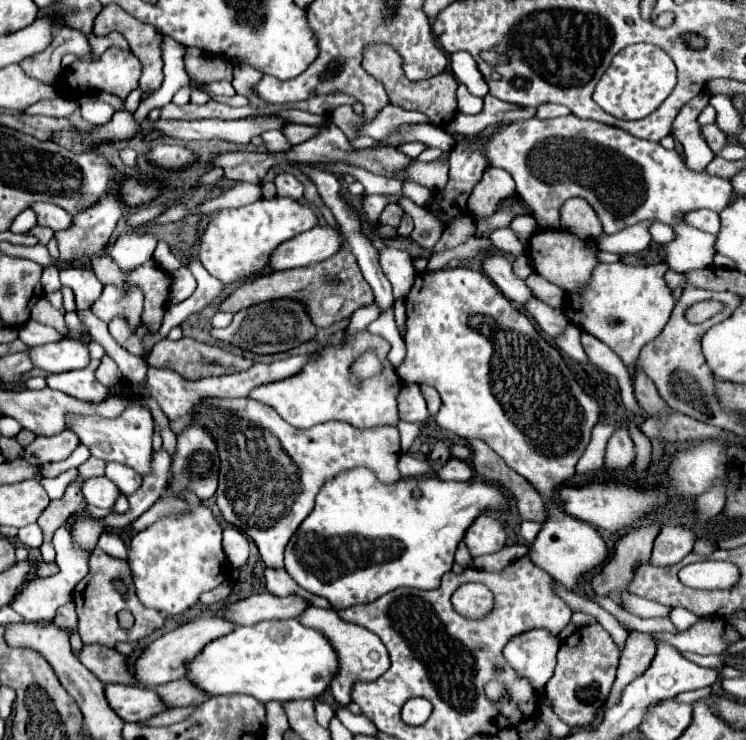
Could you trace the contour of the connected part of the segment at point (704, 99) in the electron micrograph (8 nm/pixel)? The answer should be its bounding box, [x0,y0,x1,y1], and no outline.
[671,94,713,170]

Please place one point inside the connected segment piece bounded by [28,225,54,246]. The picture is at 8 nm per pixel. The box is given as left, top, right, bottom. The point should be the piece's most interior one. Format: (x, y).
(44, 234)

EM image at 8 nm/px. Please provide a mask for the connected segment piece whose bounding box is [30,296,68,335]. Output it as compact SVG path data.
M42 296L31 308L30 319L47 326L51 326L62 335L66 335L68 329L64 321L64 315L64 310L60 311L54 308L47 298Z

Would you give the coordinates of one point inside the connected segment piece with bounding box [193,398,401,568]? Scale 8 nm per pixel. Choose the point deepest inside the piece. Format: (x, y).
(271, 472)

